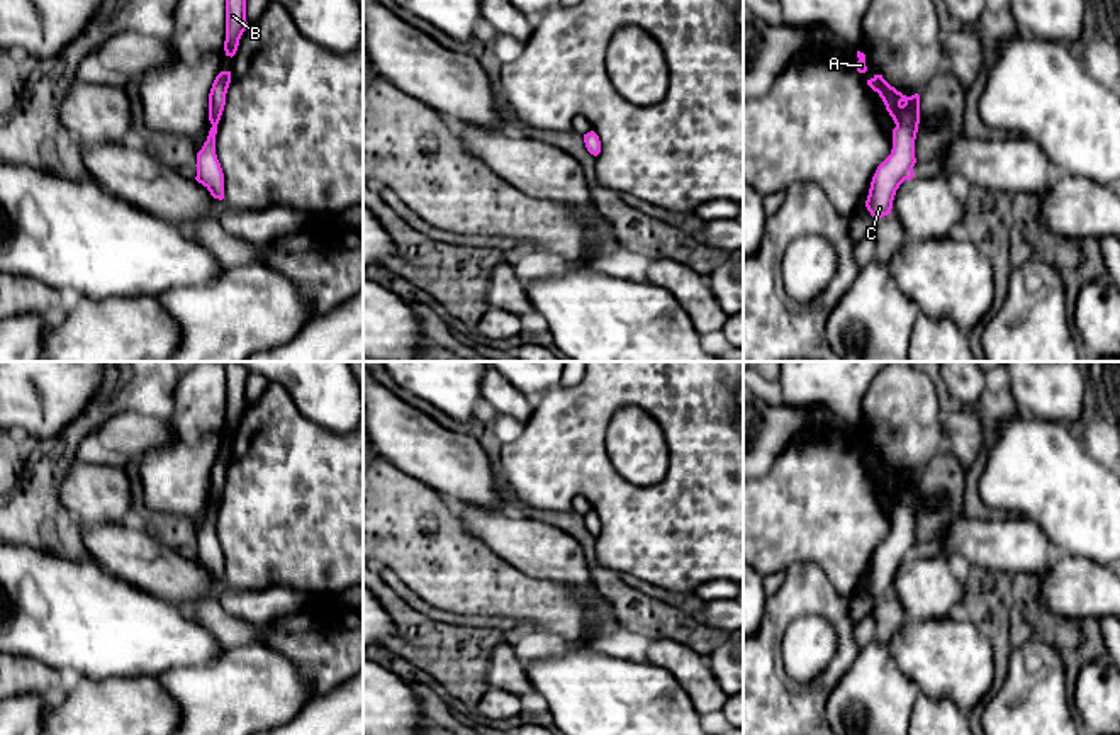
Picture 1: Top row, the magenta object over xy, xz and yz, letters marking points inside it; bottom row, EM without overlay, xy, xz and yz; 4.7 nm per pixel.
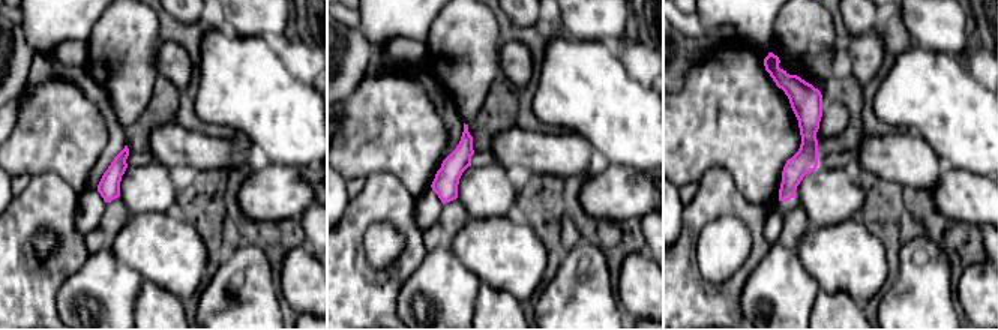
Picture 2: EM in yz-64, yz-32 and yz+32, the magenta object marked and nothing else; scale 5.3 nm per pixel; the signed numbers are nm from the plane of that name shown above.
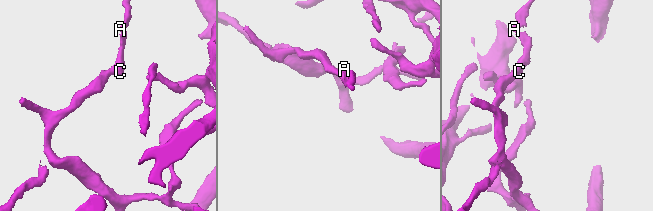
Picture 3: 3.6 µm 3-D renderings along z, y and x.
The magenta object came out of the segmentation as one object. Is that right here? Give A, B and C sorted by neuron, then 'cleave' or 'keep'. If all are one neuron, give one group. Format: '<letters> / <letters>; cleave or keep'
A B / C; cleave

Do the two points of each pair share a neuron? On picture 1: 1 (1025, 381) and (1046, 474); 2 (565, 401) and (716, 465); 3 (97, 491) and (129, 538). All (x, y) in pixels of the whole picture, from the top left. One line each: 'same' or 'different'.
1: different
2: same
3: different

